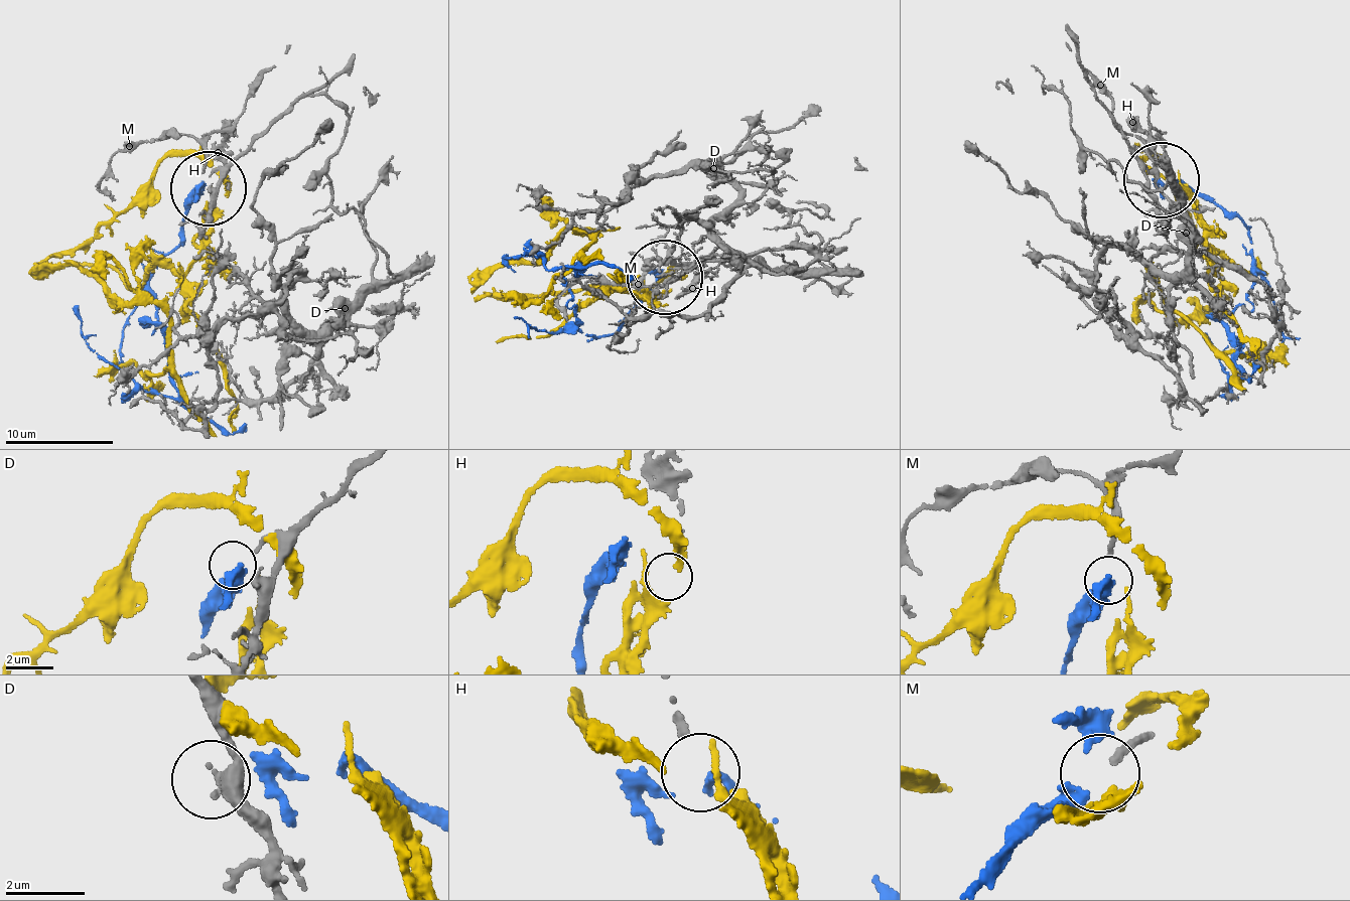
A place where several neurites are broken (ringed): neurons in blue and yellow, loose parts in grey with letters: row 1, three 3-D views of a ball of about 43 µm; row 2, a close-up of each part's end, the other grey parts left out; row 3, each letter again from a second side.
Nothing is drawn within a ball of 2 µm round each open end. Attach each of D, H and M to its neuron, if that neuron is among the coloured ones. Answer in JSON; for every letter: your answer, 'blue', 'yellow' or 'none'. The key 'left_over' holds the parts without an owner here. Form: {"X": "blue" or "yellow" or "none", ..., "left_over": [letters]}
{"D": "none", "H": "yellow", "M": "blue", "left_over": ["D"]}

